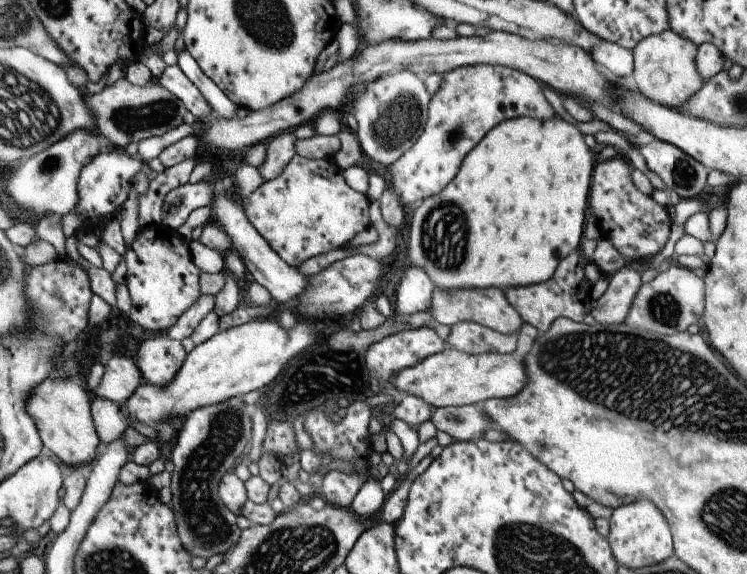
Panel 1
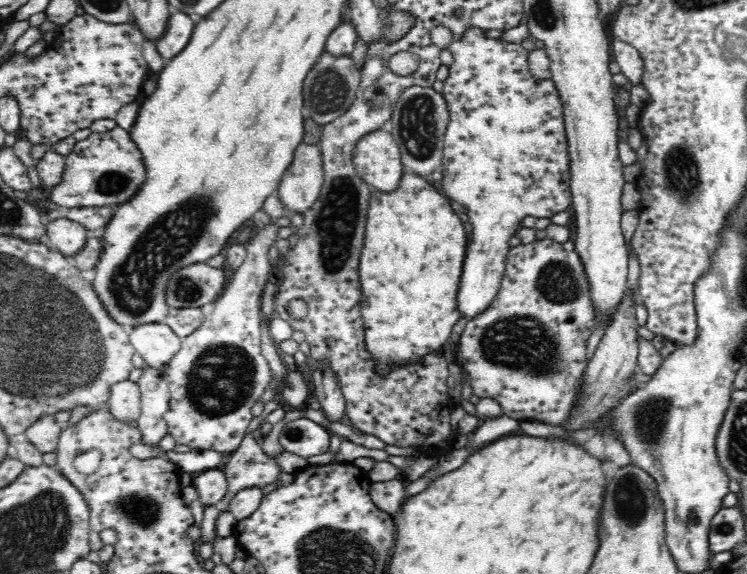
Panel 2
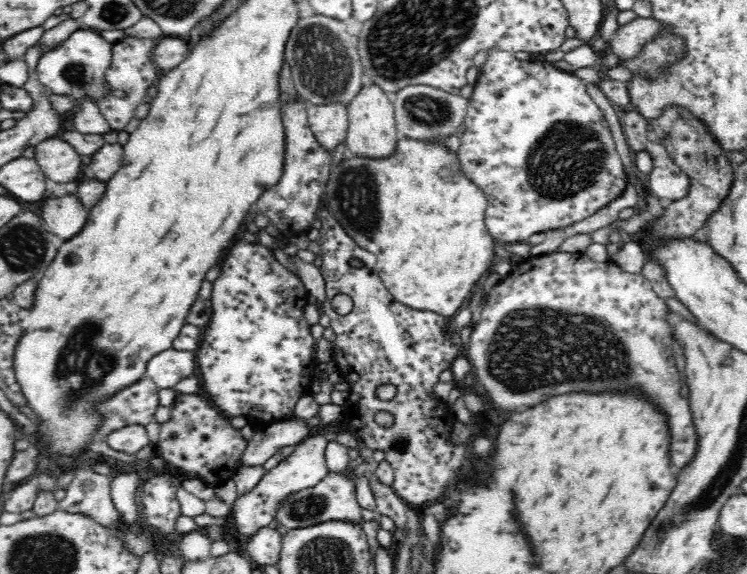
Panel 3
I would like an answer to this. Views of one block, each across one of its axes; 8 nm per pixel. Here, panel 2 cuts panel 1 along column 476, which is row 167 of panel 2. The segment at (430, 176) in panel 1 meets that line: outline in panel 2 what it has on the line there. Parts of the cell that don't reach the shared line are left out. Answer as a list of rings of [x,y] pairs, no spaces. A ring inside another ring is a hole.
[[[116,126],[105,133],[91,133],[86,139],[74,144],[74,148],[65,157],[65,170],[60,182],[52,186],[50,199],[58,204],[60,209],[70,209],[84,206],[113,206],[130,200],[136,190],[142,186],[146,178],[145,164],[142,163],[142,153],[130,139],[130,133]]]

